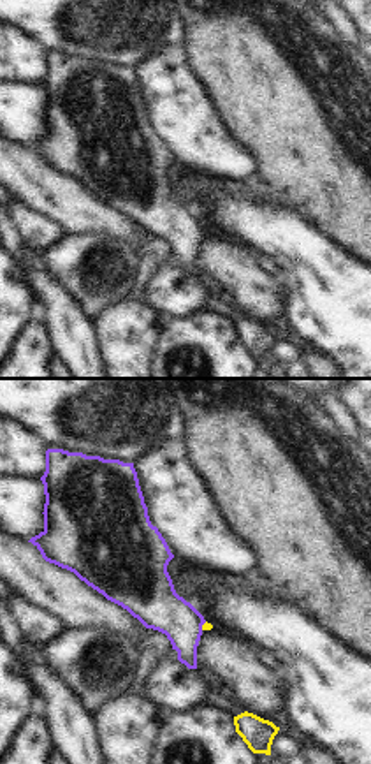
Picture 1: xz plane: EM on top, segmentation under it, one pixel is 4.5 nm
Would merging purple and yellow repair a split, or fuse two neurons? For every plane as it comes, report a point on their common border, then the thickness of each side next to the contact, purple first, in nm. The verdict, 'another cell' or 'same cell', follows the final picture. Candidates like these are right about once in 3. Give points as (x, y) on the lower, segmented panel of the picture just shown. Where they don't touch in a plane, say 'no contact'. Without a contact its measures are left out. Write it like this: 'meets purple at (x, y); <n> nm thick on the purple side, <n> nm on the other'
meets purple at (203, 624); 220 nm thick on the purple side, 40 nm on the other

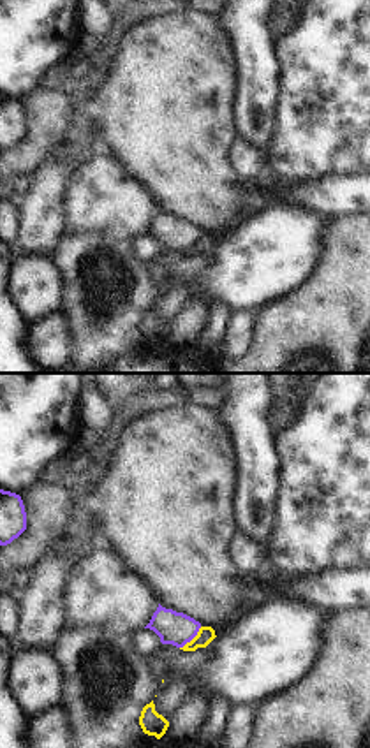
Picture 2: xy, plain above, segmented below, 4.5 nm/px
meets purple at (191, 639); 150 nm thick on the purple side, 80 nm on the other

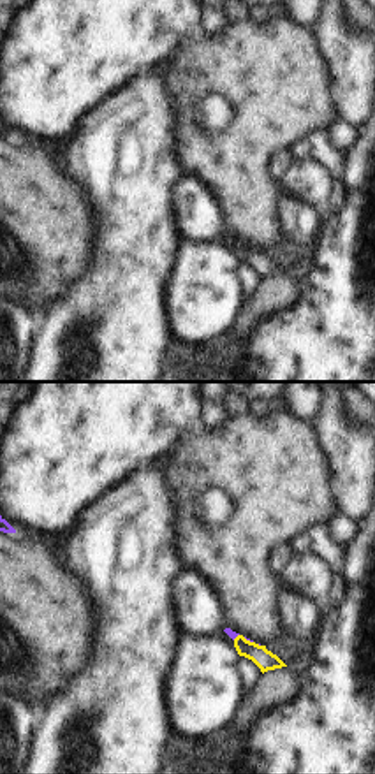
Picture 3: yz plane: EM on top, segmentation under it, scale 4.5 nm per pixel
meets purple at (249, 639); 20 nm thick on the purple side, 90 nm on the other

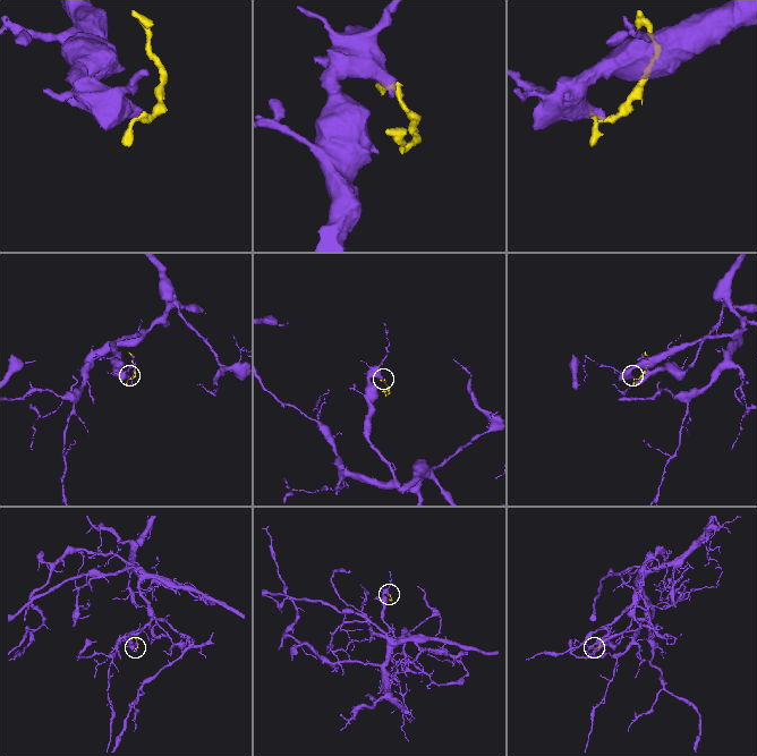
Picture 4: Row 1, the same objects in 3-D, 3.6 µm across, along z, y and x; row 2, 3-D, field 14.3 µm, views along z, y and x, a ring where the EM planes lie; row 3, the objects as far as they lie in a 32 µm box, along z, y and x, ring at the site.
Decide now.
another cell

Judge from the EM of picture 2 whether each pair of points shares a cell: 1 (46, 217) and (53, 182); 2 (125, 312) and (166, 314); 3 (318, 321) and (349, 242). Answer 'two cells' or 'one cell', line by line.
1: one cell
2: two cells
3: one cell

